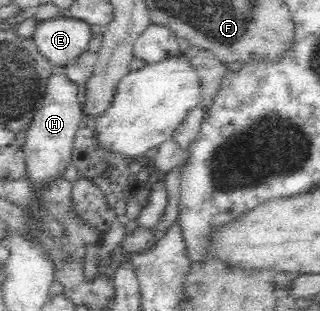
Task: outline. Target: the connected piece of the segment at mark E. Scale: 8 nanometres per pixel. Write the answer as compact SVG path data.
M55 17L38 22L33 41L51 64L63 66L88 51L91 35L88 22L71 17Z

